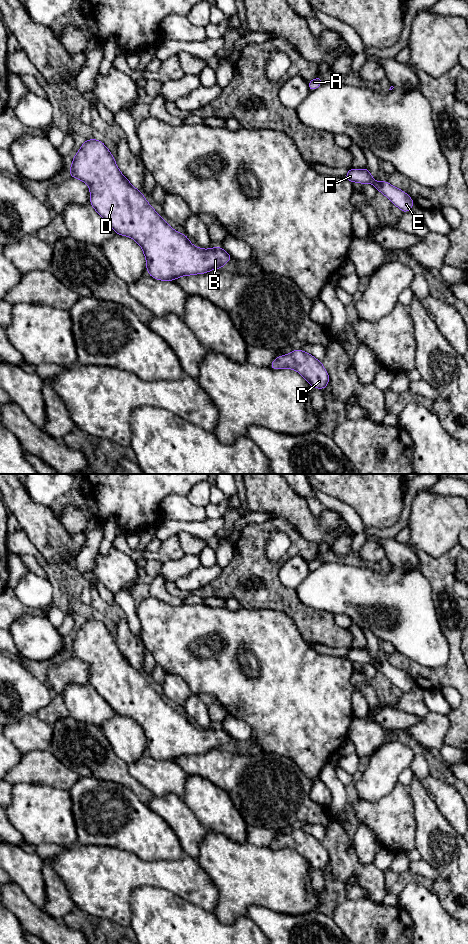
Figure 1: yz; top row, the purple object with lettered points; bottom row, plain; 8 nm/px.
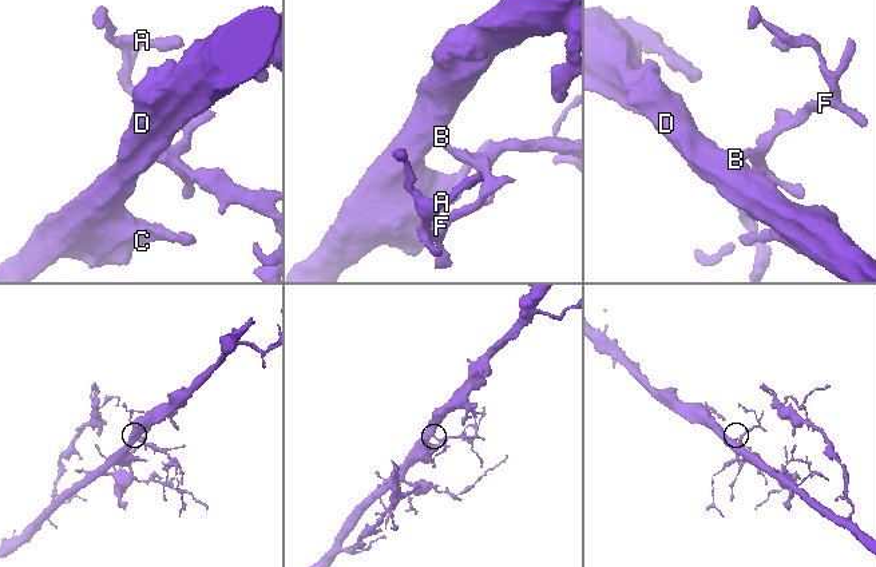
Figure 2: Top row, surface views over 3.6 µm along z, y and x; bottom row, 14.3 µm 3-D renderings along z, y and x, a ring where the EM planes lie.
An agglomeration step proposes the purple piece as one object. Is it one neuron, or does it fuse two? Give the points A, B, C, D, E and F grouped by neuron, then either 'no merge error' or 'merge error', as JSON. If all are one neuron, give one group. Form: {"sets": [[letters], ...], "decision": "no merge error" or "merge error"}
{"sets": [["A", "B", "C", "D", "E", "F"]], "decision": "no merge error"}

